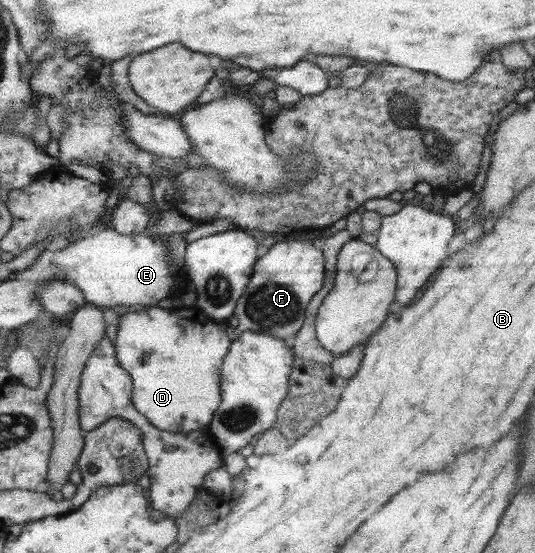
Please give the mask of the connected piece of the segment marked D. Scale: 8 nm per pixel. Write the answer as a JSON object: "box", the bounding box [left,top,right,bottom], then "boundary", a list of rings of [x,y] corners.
{"box":[115,304,230,433],"boundary":[[[165,304],[149,307],[145,311],[125,313],[119,322],[119,330],[115,338],[115,357],[119,365],[129,373],[132,380],[131,401],[135,409],[145,416],[151,425],[173,433],[187,433],[206,428],[221,404],[219,383],[221,364],[229,351],[230,336],[222,330],[221,324],[211,321],[199,323],[191,317],[175,317],[166,311]]]}

